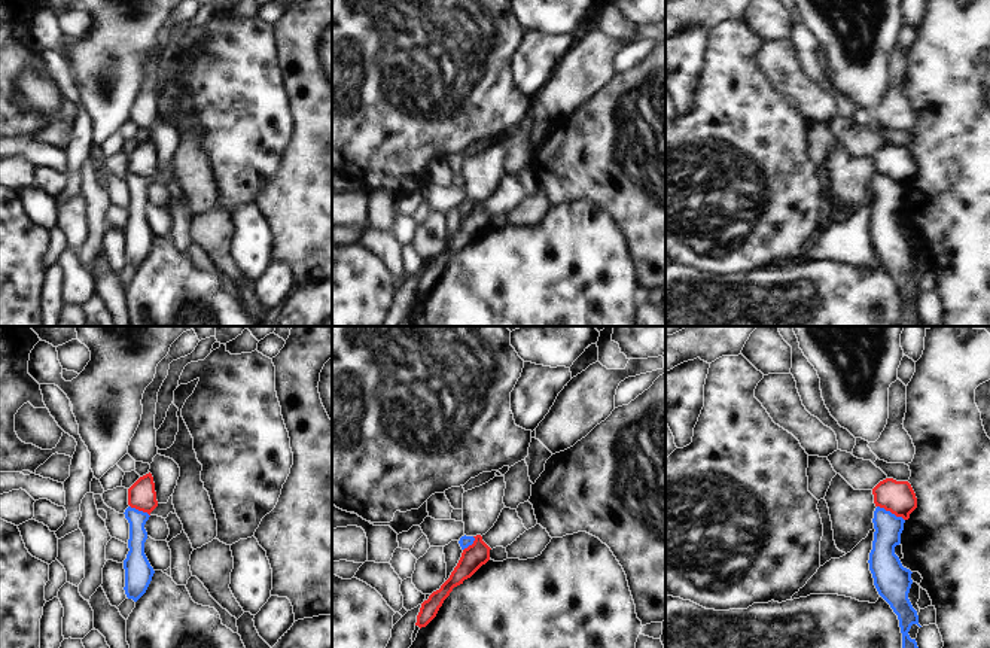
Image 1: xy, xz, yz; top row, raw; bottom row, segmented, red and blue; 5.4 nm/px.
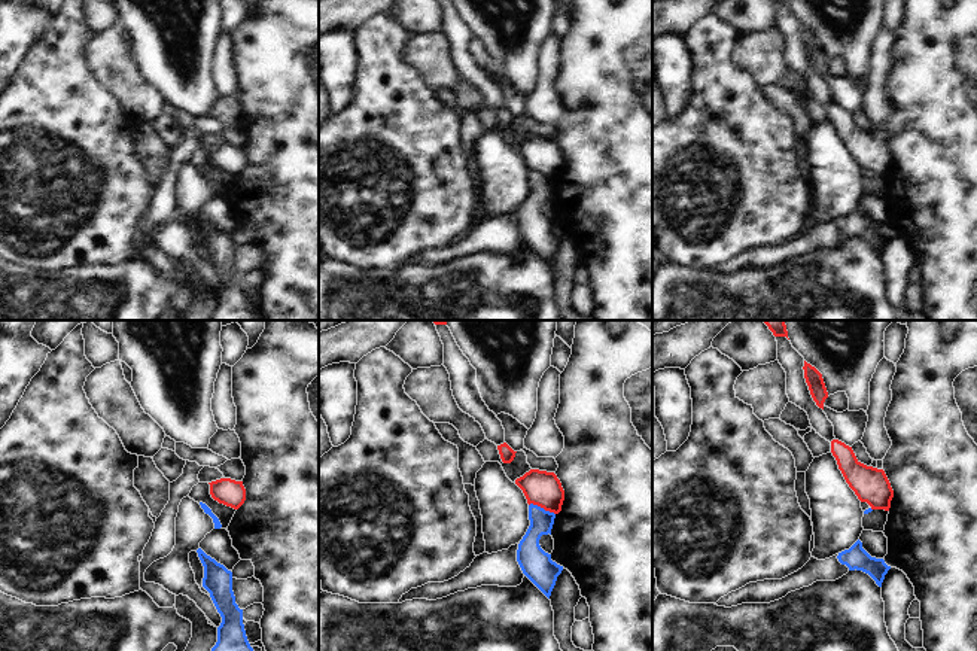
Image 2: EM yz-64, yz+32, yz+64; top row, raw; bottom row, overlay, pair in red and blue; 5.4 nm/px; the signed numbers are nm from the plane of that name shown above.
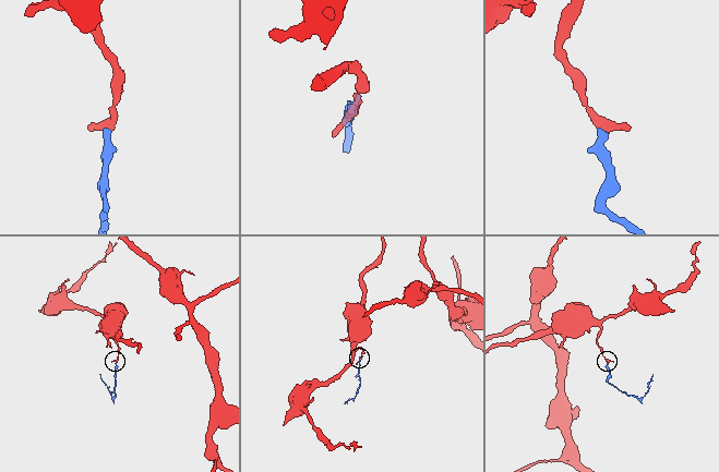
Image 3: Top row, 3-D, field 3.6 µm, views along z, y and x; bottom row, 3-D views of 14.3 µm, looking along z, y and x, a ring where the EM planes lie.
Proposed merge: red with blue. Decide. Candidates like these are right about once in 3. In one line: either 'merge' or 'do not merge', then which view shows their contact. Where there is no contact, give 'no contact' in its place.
do not merge | yz

